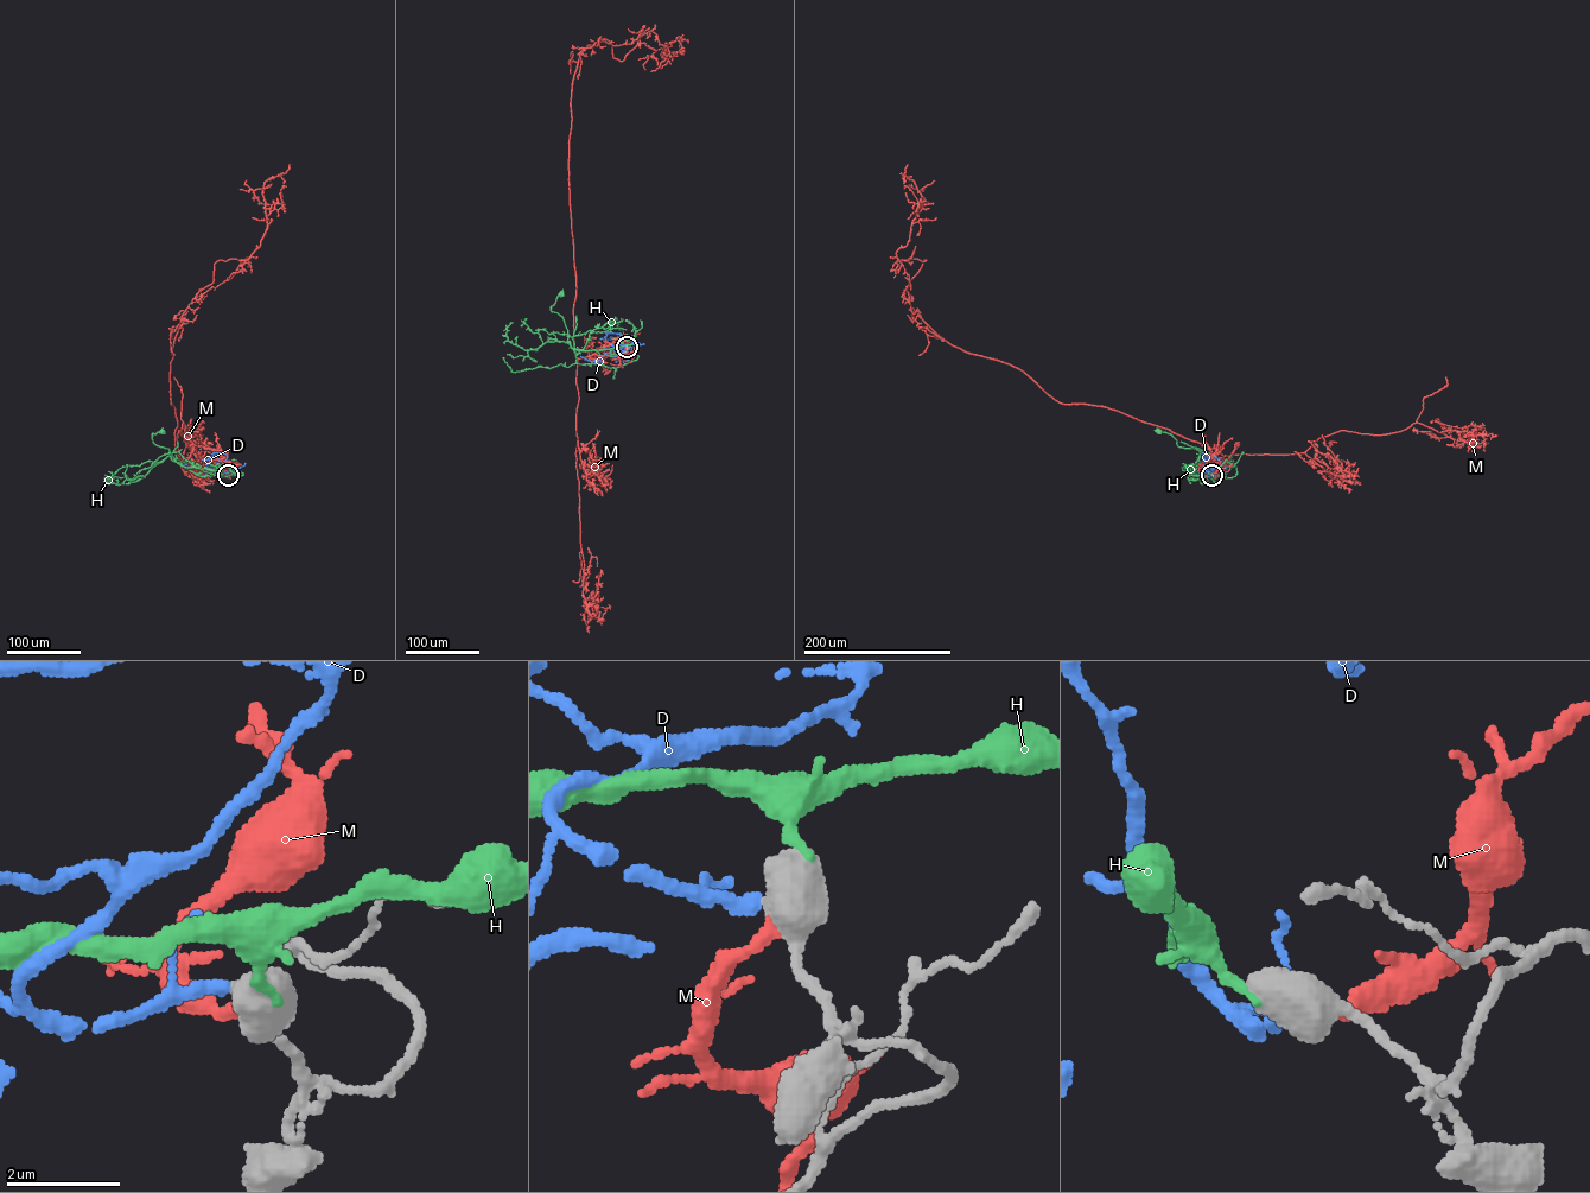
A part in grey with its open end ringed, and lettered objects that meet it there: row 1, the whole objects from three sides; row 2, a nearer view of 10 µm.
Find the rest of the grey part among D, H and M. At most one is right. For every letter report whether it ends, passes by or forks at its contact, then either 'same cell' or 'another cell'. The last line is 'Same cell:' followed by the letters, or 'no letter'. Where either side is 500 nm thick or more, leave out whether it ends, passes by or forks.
D: same cell
H: another cell
M: another cell
Same cell: D

